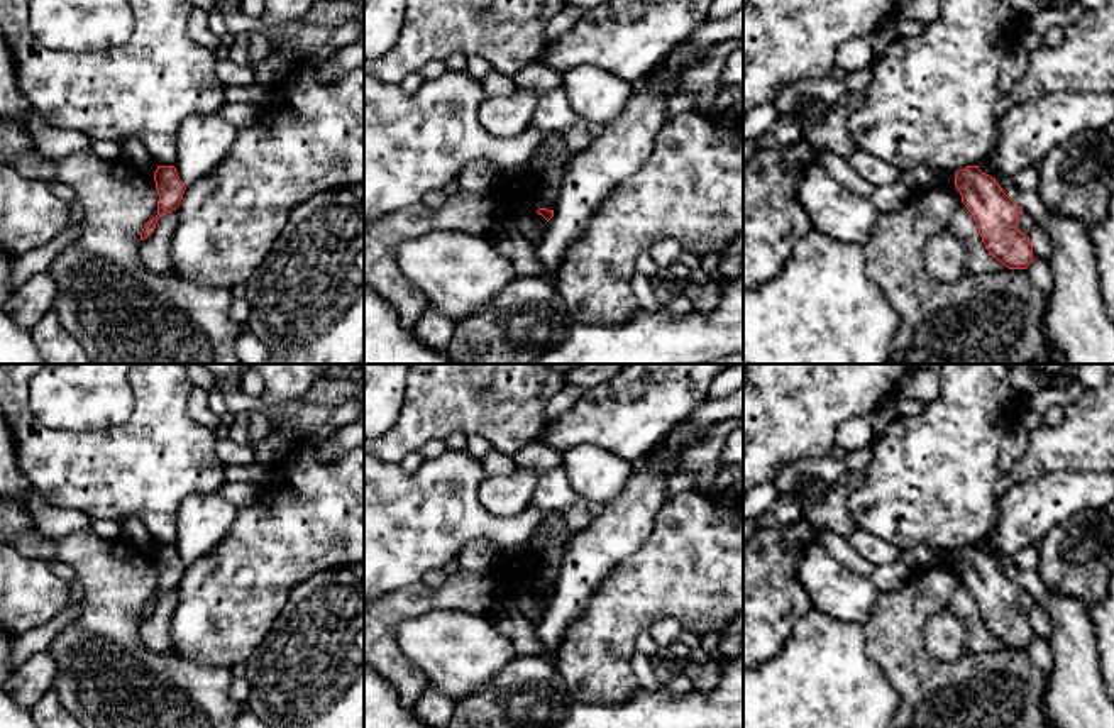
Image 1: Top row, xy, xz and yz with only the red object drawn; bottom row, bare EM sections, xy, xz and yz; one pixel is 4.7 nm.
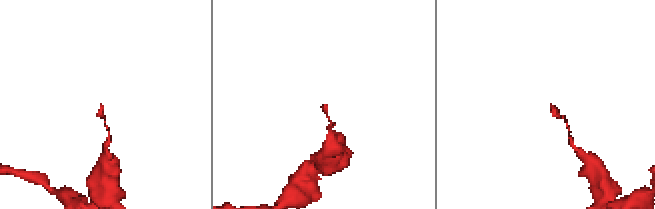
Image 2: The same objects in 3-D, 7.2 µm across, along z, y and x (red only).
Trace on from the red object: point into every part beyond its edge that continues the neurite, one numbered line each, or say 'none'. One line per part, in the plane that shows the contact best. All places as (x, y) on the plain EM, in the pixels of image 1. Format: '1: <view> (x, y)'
none

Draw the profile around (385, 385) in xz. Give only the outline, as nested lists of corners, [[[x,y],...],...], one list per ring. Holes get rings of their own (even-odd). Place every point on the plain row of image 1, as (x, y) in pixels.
[[[364,364],[364,440],[384,435],[398,420],[410,364]]]

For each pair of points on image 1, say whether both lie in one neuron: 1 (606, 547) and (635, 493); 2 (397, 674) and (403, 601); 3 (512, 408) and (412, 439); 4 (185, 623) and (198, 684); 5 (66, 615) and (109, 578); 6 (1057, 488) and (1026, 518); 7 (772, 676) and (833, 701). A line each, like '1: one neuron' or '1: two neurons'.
1: one neuron
2: one neuron
3: one neuron
4: two neurons
5: two neurons
6: one neuron
7: one neuron

